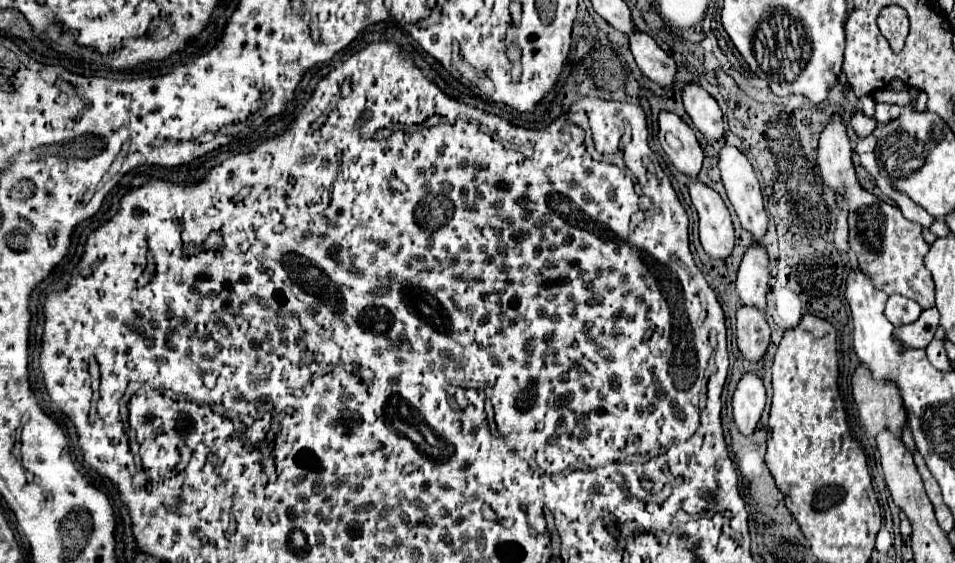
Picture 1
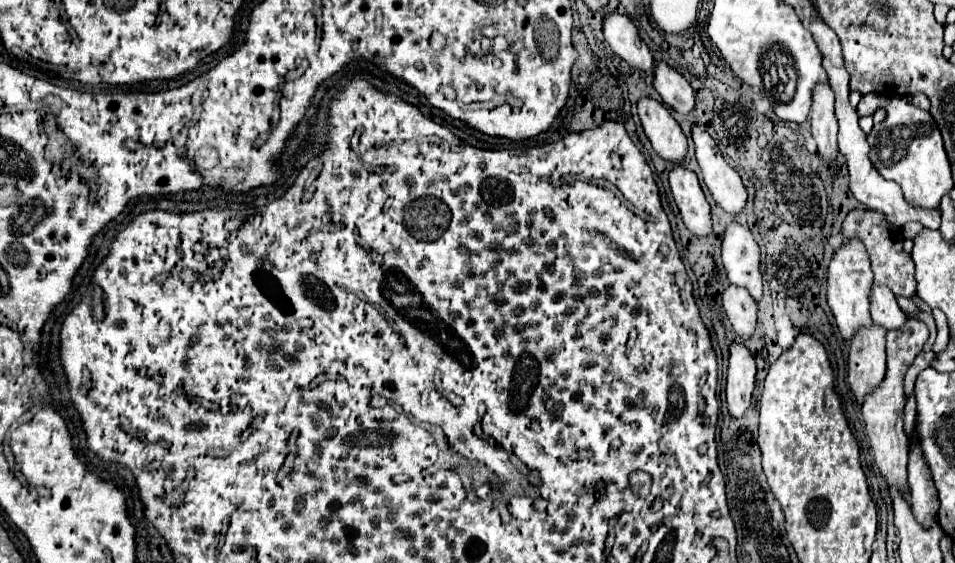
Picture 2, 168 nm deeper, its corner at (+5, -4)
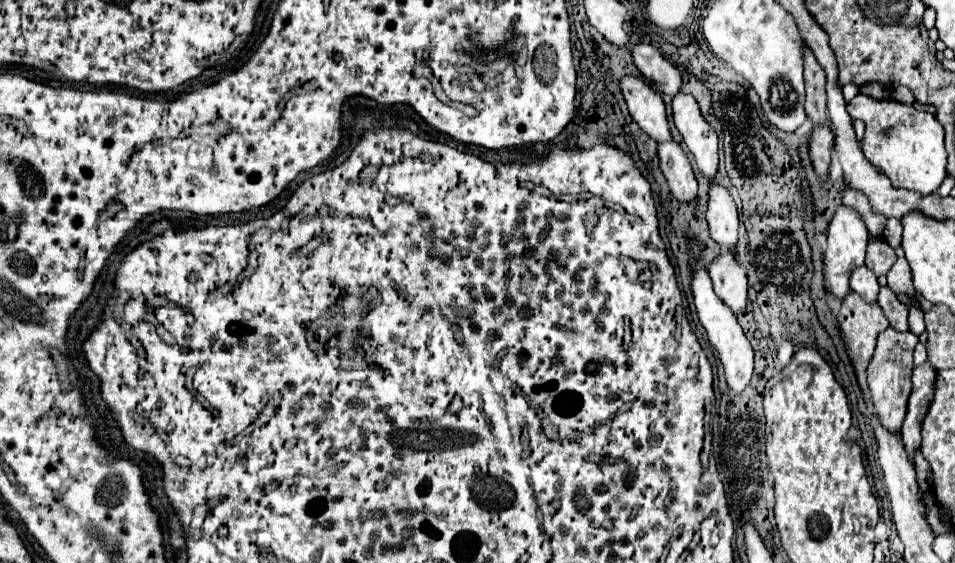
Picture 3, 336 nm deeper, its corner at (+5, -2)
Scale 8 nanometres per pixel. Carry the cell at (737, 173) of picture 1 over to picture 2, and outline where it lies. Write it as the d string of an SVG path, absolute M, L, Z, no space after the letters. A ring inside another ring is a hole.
M692 124L692 140L694 140L694 152L696 160L702 170L704 184L708 186L712 198L730 214L736 214L746 204L746 188L742 184L742 178L738 172L728 166L728 162L722 158L716 142L712 136L698 124Z

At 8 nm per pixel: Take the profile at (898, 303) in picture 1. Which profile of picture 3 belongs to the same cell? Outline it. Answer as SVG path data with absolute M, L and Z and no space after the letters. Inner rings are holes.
M860 266L852 272L852 290L856 294L860 294L868 304L878 302L878 292L880 292L880 284L878 278L874 276L874 272L870 272L866 266Z

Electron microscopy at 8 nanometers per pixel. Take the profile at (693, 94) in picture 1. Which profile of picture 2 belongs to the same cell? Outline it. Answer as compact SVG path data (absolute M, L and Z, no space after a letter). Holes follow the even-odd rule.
M654 62L654 88L662 96L664 104L672 110L688 116L694 108L694 90L688 80L670 68L666 62Z

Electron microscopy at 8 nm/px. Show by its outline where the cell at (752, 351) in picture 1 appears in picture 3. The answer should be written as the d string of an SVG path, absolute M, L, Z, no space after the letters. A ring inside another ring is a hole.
M722 252L720 258L716 258L710 268L710 278L714 284L716 296L734 312L734 314L744 314L746 312L746 302L748 302L748 280L746 272L738 266L728 252Z

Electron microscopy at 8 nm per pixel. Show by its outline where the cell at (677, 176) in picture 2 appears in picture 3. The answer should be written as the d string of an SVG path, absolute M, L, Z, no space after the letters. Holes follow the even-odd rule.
M670 140L658 144L658 156L660 156L660 170L668 180L672 196L684 204L694 202L698 194L698 182L682 148L674 140Z

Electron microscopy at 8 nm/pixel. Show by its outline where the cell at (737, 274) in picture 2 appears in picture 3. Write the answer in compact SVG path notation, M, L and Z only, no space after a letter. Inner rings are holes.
M712 184L710 188L706 220L710 226L710 236L720 244L720 248L738 256L736 244L738 244L740 216L738 216L736 204L732 196L728 194L728 190L724 190L718 184Z

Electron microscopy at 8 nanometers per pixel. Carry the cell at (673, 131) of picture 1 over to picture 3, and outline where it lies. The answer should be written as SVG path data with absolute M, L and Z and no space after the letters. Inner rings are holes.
M632 76L622 78L620 86L630 116L636 120L636 124L656 142L670 142L672 134L668 128L668 116L662 96L652 90L644 80Z

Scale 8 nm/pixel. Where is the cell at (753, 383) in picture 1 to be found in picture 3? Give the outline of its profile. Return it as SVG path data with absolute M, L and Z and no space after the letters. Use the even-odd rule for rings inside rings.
M696 266L694 268L694 280L692 280L692 292L694 292L694 304L696 304L696 312L698 312L698 318L702 322L702 326L706 328L708 332L708 340L710 344L716 348L718 352L718 358L724 366L724 372L726 372L726 382L728 382L728 388L734 392L734 394L742 394L752 378L752 370L754 370L754 350L750 346L750 340L746 338L746 334L742 332L736 316L732 314L732 310L728 310L720 300L718 296L714 294L712 290L712 280L708 276L708 272L702 268L702 266Z

